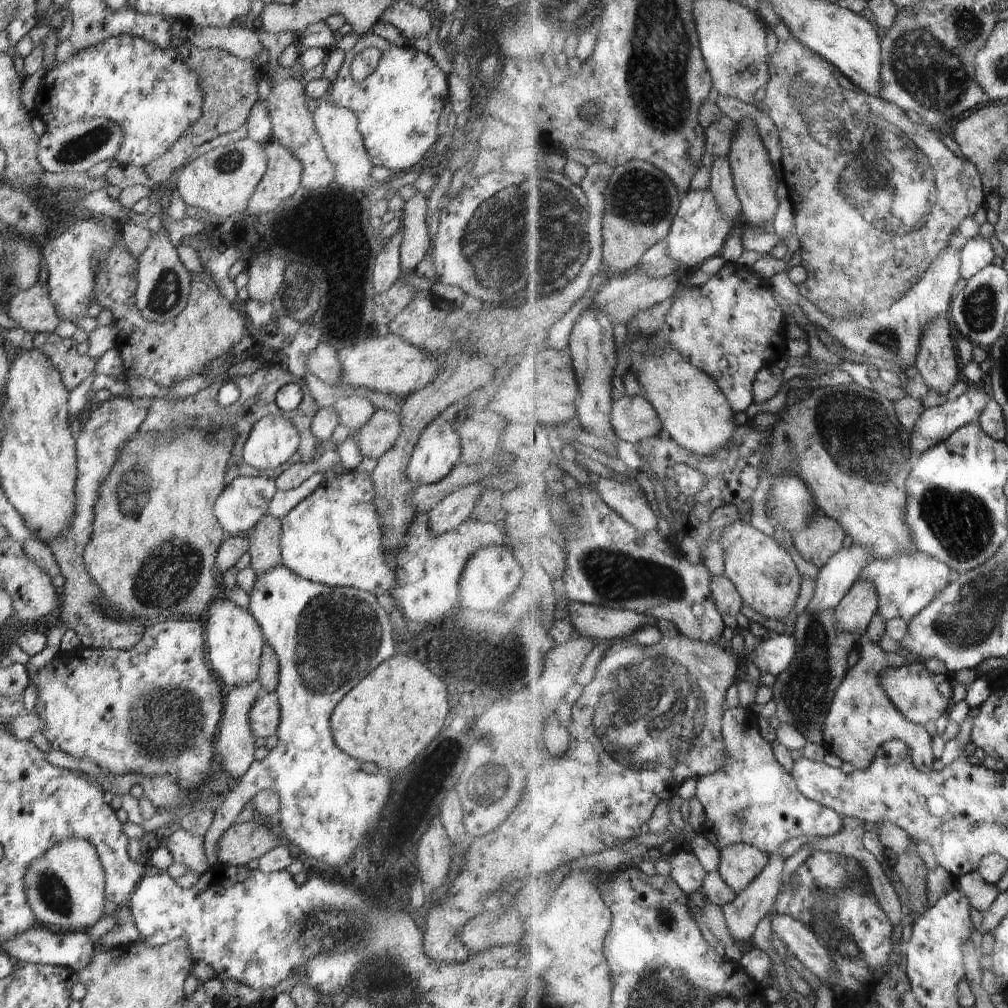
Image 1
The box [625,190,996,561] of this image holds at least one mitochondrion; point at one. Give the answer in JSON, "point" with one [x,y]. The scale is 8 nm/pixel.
{"point":[862,436]}

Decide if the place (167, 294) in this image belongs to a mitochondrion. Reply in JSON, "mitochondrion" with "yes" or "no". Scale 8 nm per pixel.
{"mitochondrion":"yes"}

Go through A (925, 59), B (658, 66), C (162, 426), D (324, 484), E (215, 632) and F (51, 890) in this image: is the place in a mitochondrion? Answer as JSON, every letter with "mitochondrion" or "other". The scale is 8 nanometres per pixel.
{"A":"mitochondrion","B":"mitochondrion","C":"mitochondrion","D":"other","E":"other","F":"mitochondrion"}

